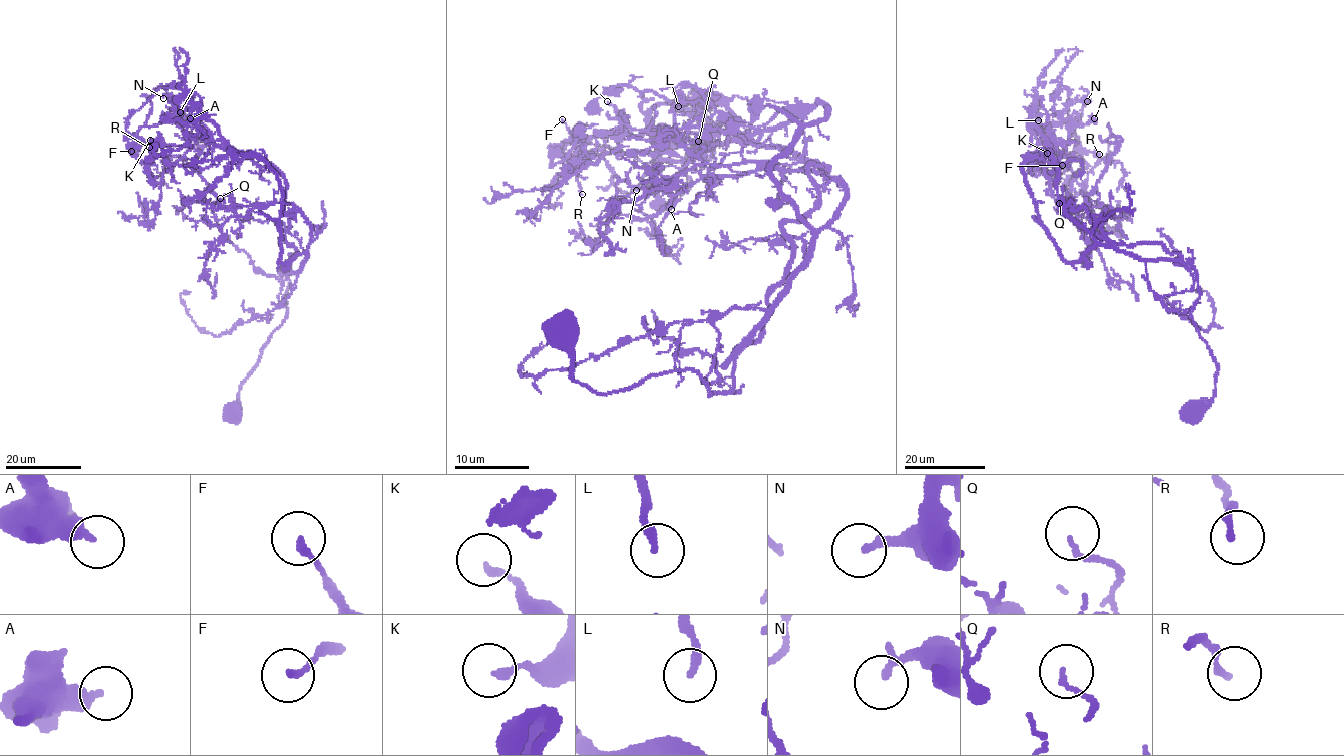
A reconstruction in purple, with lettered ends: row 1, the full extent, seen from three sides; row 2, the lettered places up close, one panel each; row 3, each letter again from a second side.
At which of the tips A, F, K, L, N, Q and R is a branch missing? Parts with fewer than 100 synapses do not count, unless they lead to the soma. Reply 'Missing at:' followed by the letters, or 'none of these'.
Missing at: none of these

